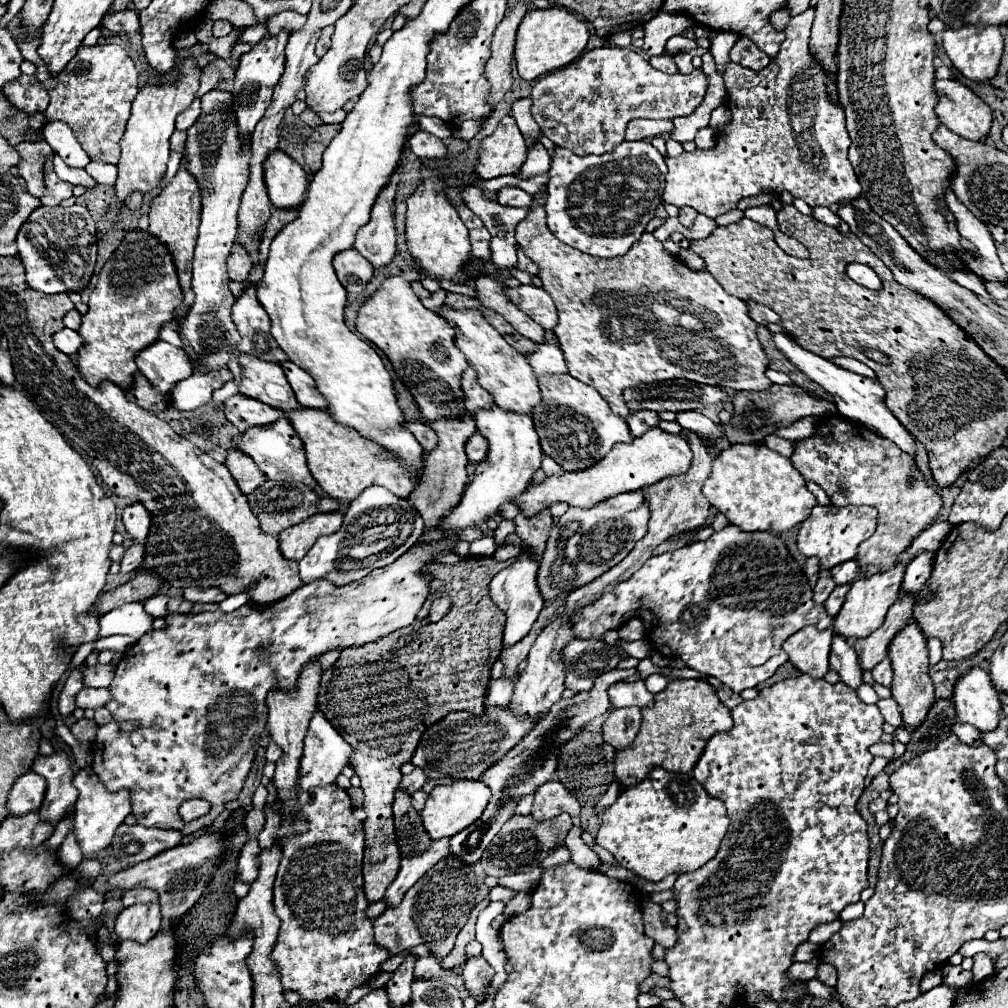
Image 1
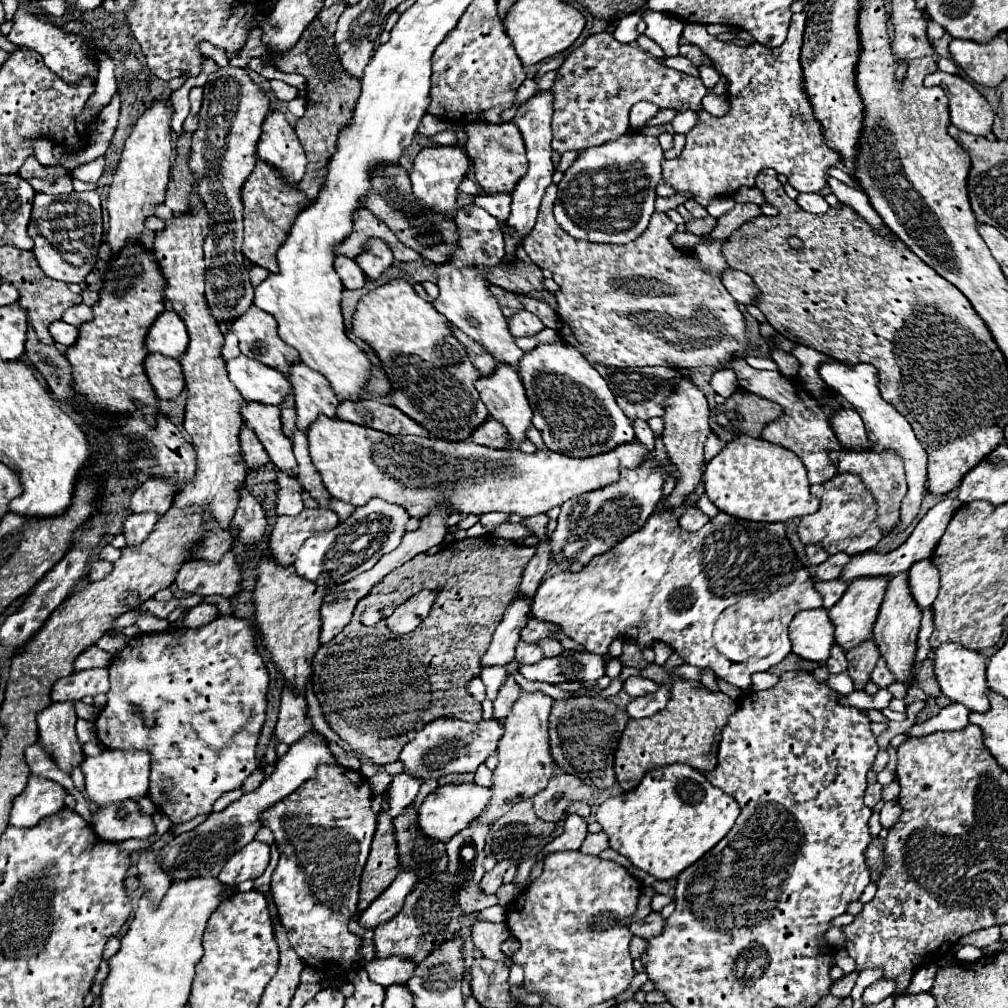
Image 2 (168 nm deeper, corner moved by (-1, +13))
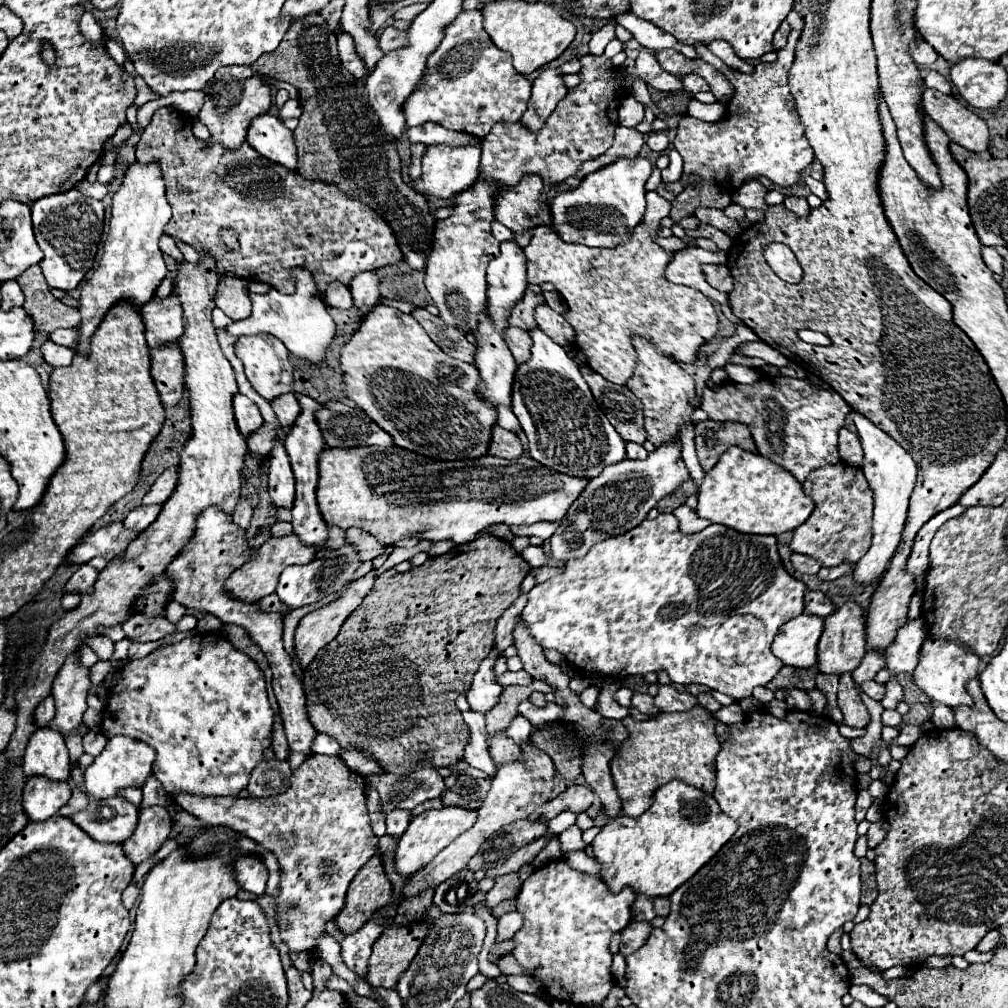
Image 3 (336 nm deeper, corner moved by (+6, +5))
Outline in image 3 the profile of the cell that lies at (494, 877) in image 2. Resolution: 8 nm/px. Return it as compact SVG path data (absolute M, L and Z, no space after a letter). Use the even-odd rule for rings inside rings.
M546 831L546 835L542 835L540 839L536 839L536 841L532 841L532 843L528 843L526 847L520 847L516 853L512 853L512 857L508 859L508 861L504 861L504 865L502 867L496 867L496 869L488 869L486 871L486 877L492 877L492 879L496 879L496 877L500 877L500 875L506 875L506 873L512 873L512 871L518 871L522 865L526 865L526 863L532 863L534 861L534 857L550 843L550 839L554 837L556 833L552 833L552 831Z

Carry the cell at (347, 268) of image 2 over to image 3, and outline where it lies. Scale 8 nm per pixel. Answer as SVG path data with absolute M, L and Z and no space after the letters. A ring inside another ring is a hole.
M330 283L324 295L324 303L336 309L350 309L352 307L352 295L350 289L342 283Z

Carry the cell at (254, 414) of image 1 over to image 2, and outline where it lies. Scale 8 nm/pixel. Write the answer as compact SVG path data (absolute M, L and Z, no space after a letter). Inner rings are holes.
M243 403L241 415L245 419L245 427L251 427L255 431L271 461L281 471L297 475L297 461L291 451L291 441L281 431L279 407L267 403Z

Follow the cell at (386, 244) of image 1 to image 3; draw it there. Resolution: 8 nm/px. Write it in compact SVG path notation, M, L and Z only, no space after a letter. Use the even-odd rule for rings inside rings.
M364 271L358 273L352 283L350 283L350 293L354 297L354 309L358 311L358 317L362 319L368 315L380 301L380 291L378 291L378 277L376 271Z

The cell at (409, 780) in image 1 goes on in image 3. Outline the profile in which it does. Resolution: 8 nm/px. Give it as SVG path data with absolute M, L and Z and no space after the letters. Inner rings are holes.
M394 809L388 813L388 817L386 817L386 829L388 829L386 833L388 835L398 839L406 831L406 827L408 827L408 811Z

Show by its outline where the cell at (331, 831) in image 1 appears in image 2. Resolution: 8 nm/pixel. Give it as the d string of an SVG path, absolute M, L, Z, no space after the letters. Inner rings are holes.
M319 765L315 779L305 781L287 799L269 807L261 815L261 823L273 831L281 853L271 877L271 893L293 951L313 969L337 973L349 971L359 957L363 941L349 931L347 921L357 915L359 881L377 825L377 815L371 811L369 783L357 771L339 765Z

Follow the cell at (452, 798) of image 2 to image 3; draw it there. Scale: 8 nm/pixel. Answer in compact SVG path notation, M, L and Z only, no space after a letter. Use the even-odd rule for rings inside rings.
M442 807L442 809L430 809L420 815L416 815L406 833L398 839L398 847L394 851L394 865L396 871L402 877L412 877L416 871L420 871L424 865L428 865L444 847L448 847L458 835L468 831L476 823L476 811L460 809L460 807Z

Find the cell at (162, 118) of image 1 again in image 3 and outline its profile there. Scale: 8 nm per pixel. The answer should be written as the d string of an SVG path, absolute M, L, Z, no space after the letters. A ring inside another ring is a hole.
M134 163L126 171L122 185L112 199L110 233L104 243L104 255L100 259L100 265L90 277L90 281L82 287L78 299L78 311L82 315L82 321L76 327L80 331L80 339L72 349L74 353L88 355L90 337L102 323L104 313L112 309L112 305L126 301L140 309L154 297L158 285L166 277L166 265L162 259L162 251L158 249L158 239L164 233L164 227L170 221L170 217L172 211L164 197L164 181L160 167L156 163Z

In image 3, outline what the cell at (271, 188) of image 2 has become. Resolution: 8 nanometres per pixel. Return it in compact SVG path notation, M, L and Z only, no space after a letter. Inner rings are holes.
M162 107L154 113L152 123L144 129L136 145L136 157L138 163L160 165L162 179L166 183L166 199L172 207L172 219L164 227L164 233L192 245L202 255L212 255L220 275L232 273L246 281L264 281L280 293L294 293L292 267L304 267L312 273L318 289L316 293L322 297L332 281L340 281L348 287L358 273L376 271L404 259L396 243L396 235L392 235L392 227L388 227L388 223L384 223L384 219L380 219L380 215L376 215L376 211L372 211L366 203L344 195L338 187L332 187L332 183L308 181L300 177L298 171L290 171L270 159L264 159L248 143L242 143L240 149L224 149L220 143L208 145L194 137L192 117L176 111L174 107ZM214 197L222 199L214 205ZM223 228L236 233L240 243L238 251L231 252L223 244L220 237Z

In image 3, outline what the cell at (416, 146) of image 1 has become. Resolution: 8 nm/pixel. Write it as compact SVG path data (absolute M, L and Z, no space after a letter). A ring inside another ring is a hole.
M424 123L418 127L410 127L408 129L408 139L410 143L424 143L424 145L438 145L438 143L446 143L446 145L466 145L472 143L472 135L468 133L458 133L458 131L450 131L444 129L436 123Z

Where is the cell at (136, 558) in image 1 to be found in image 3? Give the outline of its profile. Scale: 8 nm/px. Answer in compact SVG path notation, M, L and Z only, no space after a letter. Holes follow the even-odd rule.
M154 505L154 507L136 507L134 511L128 513L128 517L124 519L124 525L128 529L134 529L134 531L144 531L160 513L162 505Z

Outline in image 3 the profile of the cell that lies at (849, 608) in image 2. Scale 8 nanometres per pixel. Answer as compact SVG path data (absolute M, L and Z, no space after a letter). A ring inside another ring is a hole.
M846 603L842 605L842 609L824 619L824 631L818 643L818 671L828 675L852 673L860 665L864 653L866 653L866 629L862 609L856 603Z

